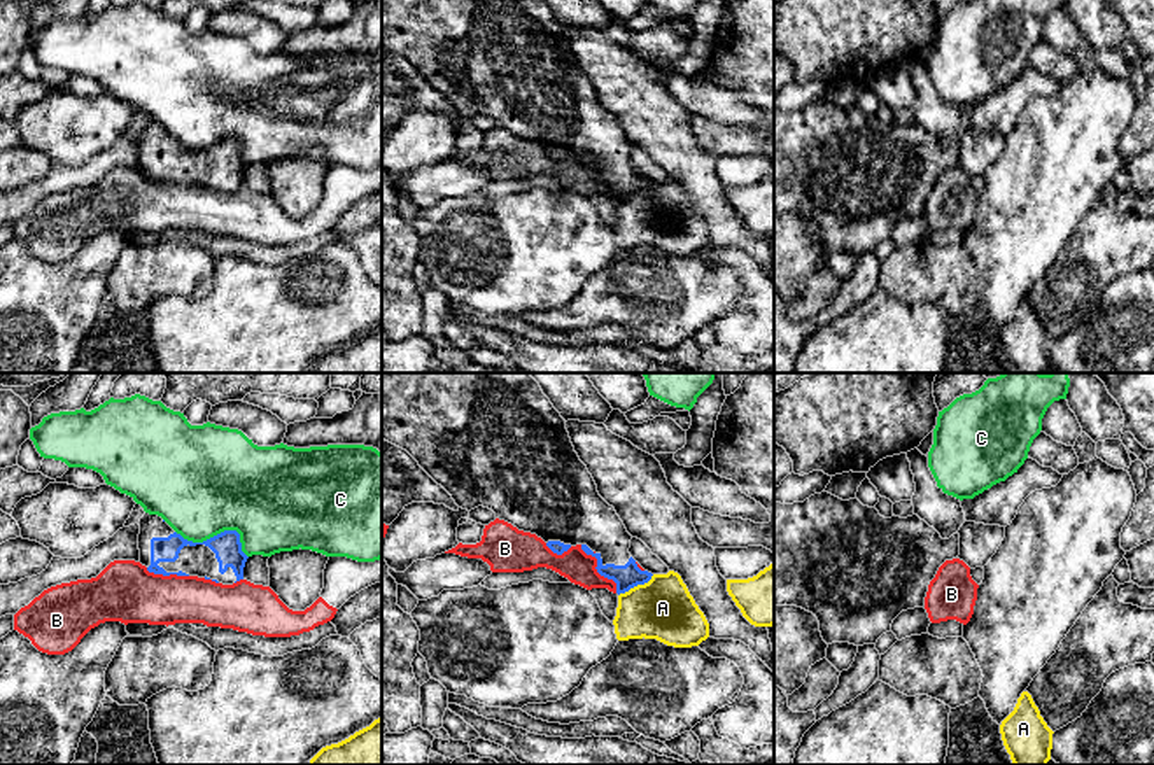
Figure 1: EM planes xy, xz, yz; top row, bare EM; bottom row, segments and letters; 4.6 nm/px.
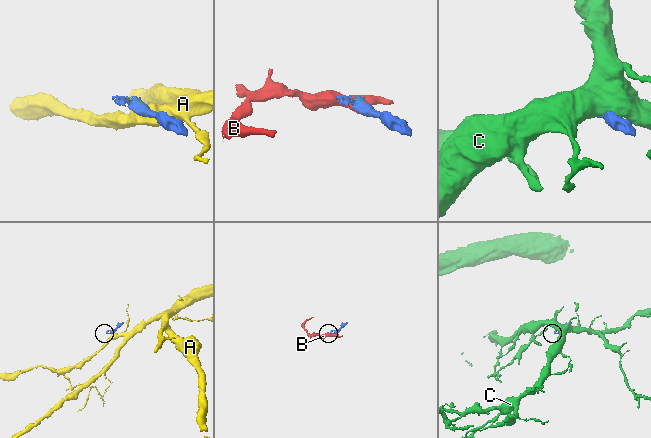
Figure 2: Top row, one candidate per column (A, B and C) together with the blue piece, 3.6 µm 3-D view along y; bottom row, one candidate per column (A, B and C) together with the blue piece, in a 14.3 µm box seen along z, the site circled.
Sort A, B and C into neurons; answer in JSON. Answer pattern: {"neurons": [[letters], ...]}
{"neurons": [["A"], ["B"], ["C"]]}

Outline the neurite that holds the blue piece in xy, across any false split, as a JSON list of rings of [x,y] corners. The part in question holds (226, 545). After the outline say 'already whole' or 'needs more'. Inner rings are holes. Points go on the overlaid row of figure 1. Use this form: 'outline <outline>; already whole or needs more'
outline [[[145,513],[138,525],[140,564],[149,572],[198,576],[222,585],[243,579],[249,557],[242,551],[236,530],[224,530],[203,543],[193,543],[158,515]]]; needs more

